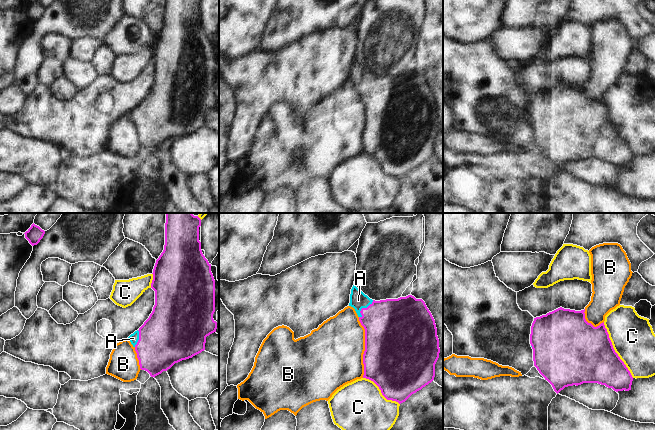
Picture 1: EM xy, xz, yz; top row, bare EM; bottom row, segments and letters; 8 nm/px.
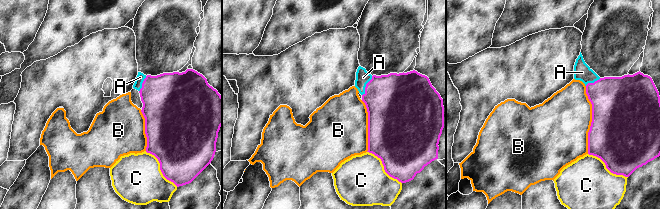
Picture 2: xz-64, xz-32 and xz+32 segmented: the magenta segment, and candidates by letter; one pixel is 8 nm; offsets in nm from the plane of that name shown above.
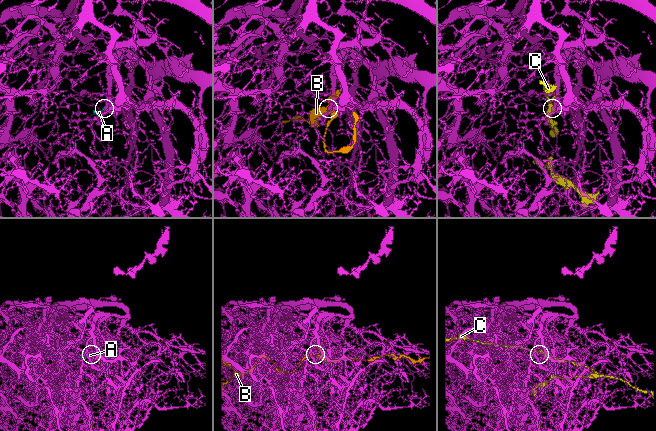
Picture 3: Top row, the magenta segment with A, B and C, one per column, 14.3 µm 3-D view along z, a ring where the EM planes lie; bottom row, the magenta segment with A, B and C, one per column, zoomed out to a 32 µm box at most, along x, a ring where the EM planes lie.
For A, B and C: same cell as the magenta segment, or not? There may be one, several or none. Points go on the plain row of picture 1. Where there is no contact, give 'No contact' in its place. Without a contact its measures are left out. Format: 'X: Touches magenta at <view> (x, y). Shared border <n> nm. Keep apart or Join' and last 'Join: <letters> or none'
A: Touches magenta at xz (363, 84). Shared border 180 nm. Join
B: Touches magenta at xz (365, 123). Shared border 480 nm. Keep apart
C: Touches magenta at yz (614, 126). Shared border 500 nm. Keep apart
Join: A

